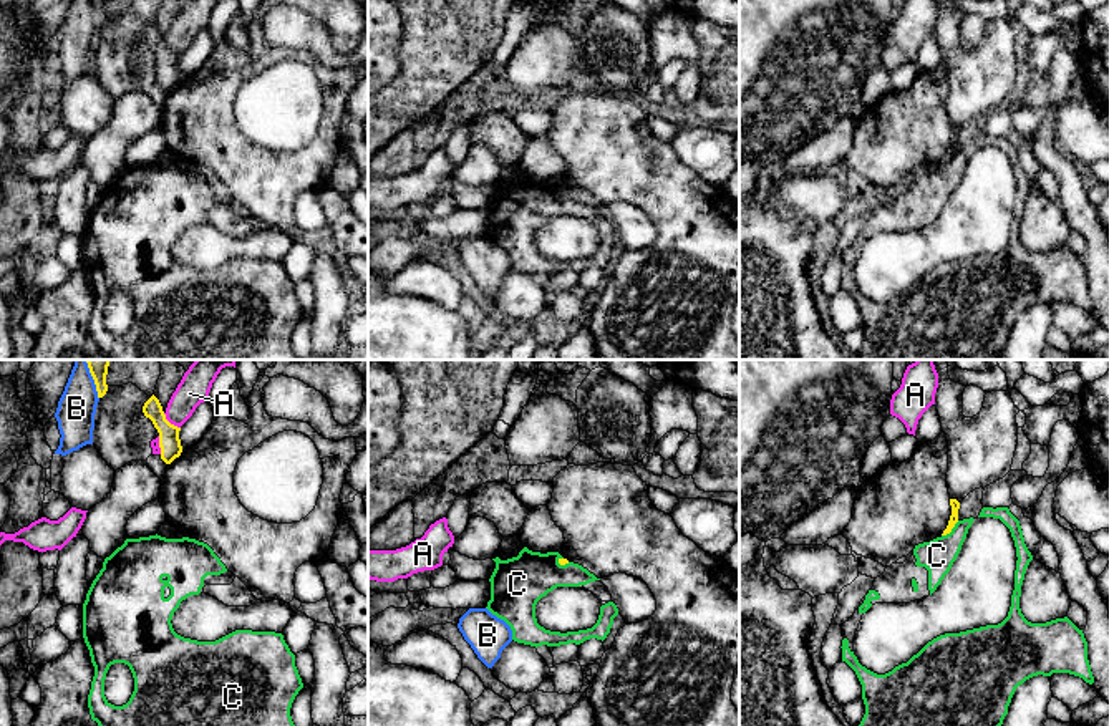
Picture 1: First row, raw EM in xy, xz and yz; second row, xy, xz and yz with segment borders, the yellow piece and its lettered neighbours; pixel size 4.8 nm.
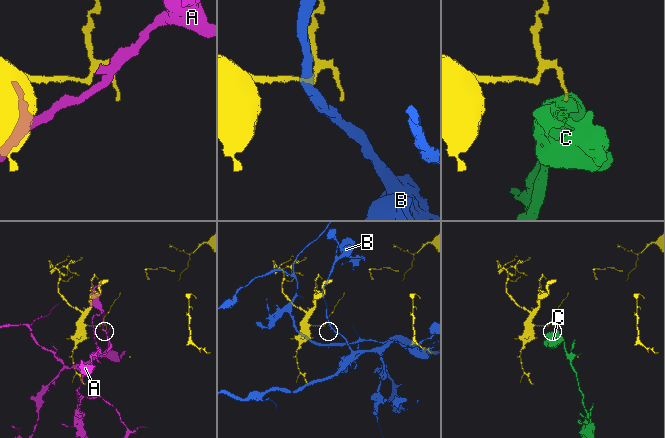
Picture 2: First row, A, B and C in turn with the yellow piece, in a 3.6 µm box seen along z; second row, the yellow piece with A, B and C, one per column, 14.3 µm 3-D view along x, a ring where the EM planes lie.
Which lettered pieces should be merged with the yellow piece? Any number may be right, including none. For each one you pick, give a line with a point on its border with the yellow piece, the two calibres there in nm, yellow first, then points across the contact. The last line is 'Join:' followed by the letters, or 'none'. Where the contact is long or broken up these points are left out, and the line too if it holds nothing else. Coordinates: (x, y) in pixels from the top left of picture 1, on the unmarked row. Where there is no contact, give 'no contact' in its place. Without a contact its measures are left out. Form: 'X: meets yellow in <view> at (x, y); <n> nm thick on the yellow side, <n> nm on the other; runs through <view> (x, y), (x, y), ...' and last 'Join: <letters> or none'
Join: none

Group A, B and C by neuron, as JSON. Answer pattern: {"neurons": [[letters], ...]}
{"neurons": [["A"], ["B"], ["C"]]}

